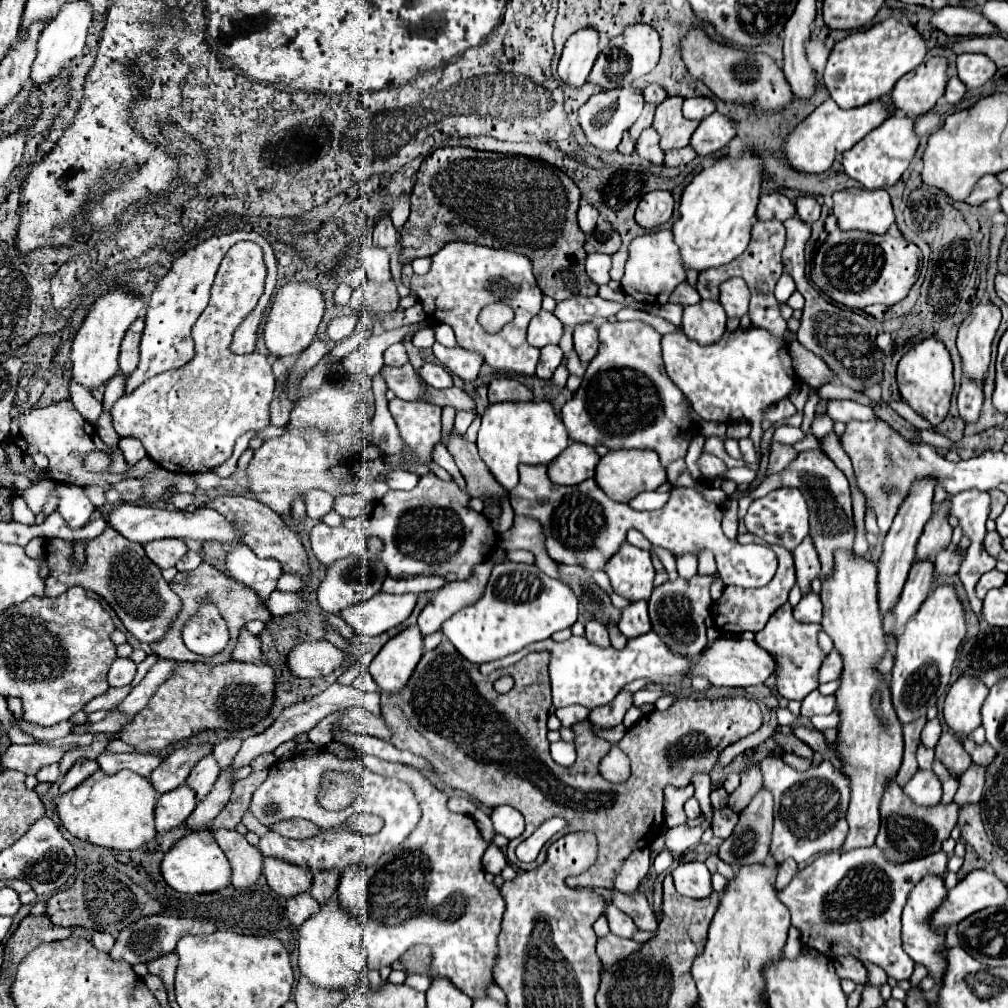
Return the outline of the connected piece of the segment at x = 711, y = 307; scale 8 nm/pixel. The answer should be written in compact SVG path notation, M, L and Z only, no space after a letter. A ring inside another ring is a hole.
M702 300L694 306L684 306L682 328L700 344L716 342L726 330L726 312L720 300Z

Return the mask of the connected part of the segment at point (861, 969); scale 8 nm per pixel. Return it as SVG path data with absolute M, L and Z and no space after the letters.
M836 958L834 966L836 966L836 974L840 978L850 978L859 985L867 983L868 972L865 966L856 962L856 958Z

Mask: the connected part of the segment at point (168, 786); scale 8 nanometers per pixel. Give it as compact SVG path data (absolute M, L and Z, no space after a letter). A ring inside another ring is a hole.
M188 744L178 748L174 754L170 754L150 776L152 786L158 790L158 794L170 792L174 788L178 788L180 784L184 784L184 780L188 778L192 766L210 752L208 744Z

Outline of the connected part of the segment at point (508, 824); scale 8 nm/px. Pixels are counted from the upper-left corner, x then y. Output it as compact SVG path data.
M498 806L492 812L494 830L506 838L516 838L524 832L524 818L520 812L516 812L512 806Z

